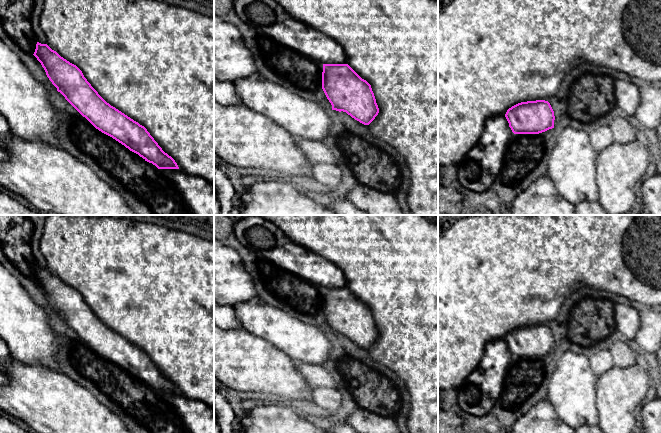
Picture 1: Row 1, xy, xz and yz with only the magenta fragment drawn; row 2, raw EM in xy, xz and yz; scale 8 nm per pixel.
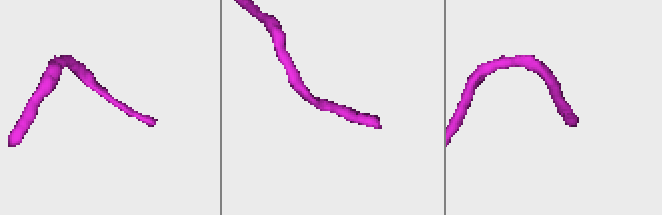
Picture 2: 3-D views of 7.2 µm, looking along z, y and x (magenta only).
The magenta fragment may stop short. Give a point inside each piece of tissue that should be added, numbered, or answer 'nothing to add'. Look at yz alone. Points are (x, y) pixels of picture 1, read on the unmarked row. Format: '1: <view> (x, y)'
nothing to add

